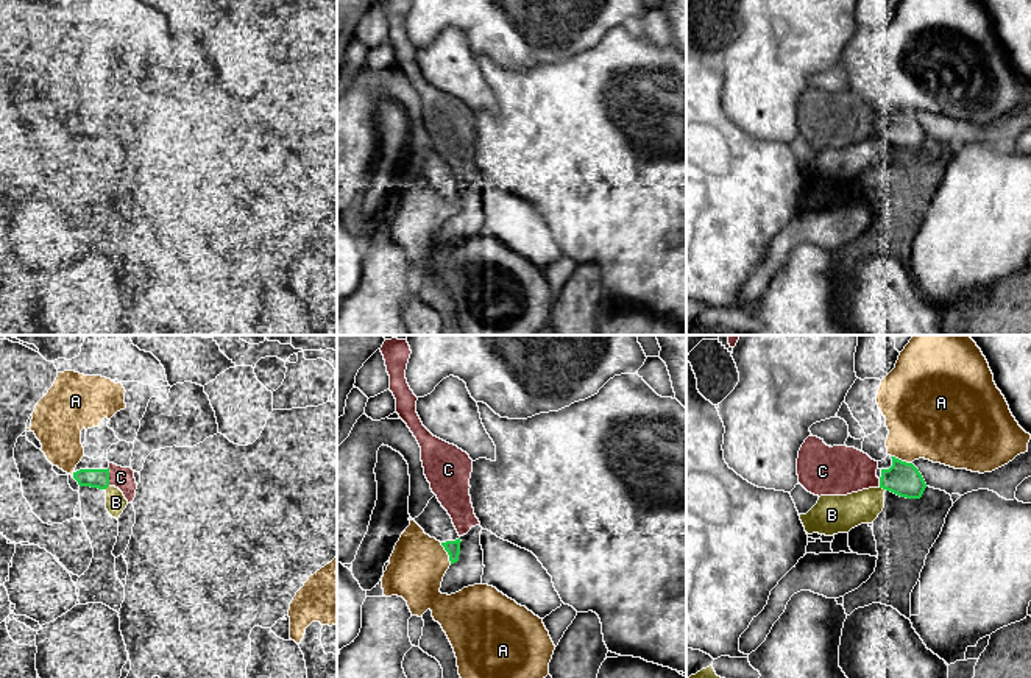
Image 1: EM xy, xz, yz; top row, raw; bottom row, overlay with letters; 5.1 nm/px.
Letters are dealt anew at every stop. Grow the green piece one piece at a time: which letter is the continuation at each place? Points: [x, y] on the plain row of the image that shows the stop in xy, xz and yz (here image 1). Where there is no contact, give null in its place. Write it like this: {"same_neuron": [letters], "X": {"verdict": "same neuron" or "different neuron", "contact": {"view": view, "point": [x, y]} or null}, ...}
{"same_neuron": [], "A": {"verdict": "different neuron", "contact": {"view": "xz", "point": [448, 204]}}, "B": {"verdict": "different neuron", "contact": {"view": "yz", "point": [883, 139]}}, "C": {"verdict": "different neuron", "contact": {"view": "xy", "point": [108, 128]}}}

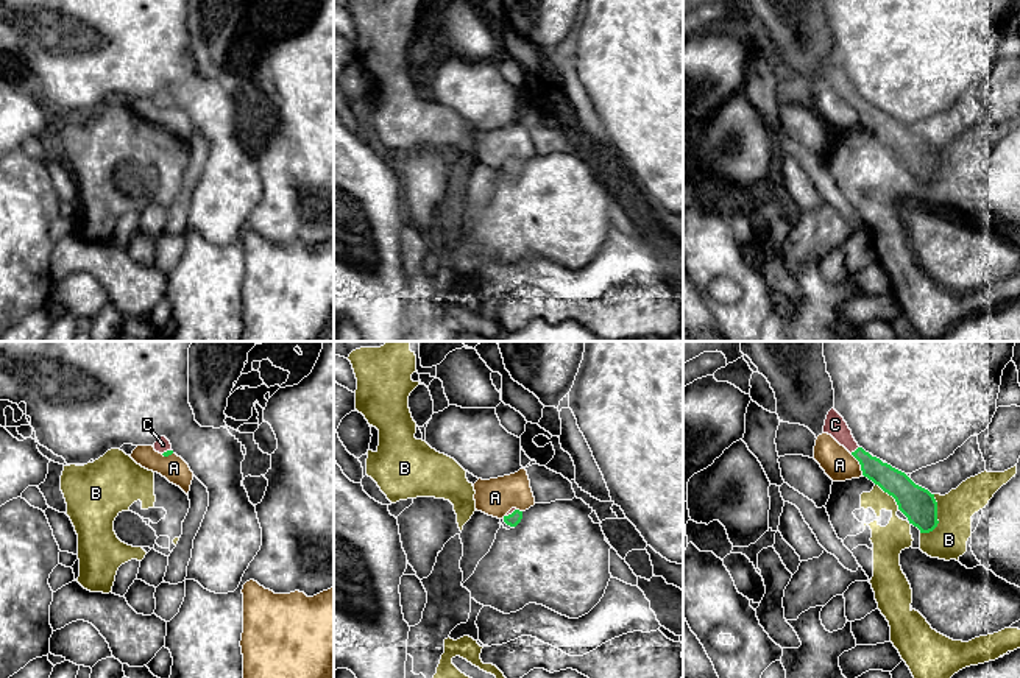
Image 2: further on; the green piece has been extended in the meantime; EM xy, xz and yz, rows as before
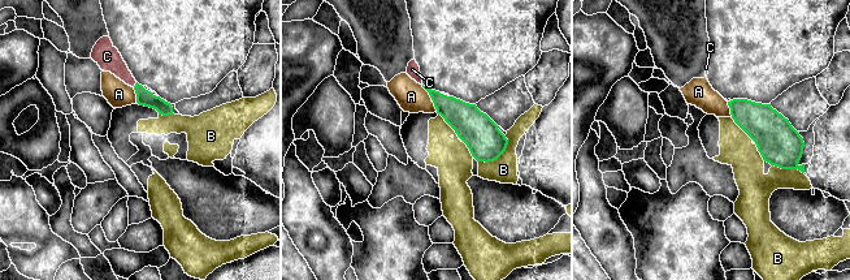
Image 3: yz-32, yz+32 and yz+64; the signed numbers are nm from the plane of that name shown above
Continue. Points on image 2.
{"same_neuron": ["C"], "A": {"verdict": "different neuron", "contact": {"view": "yz", "point": [860, 114]}}, "B": {"verdict": "different neuron", "contact": {"view": "yz", "point": [936, 169]}}, "C": {"verdict": "same neuron", "contact": {"view": "yz", "point": [855, 102]}}}

